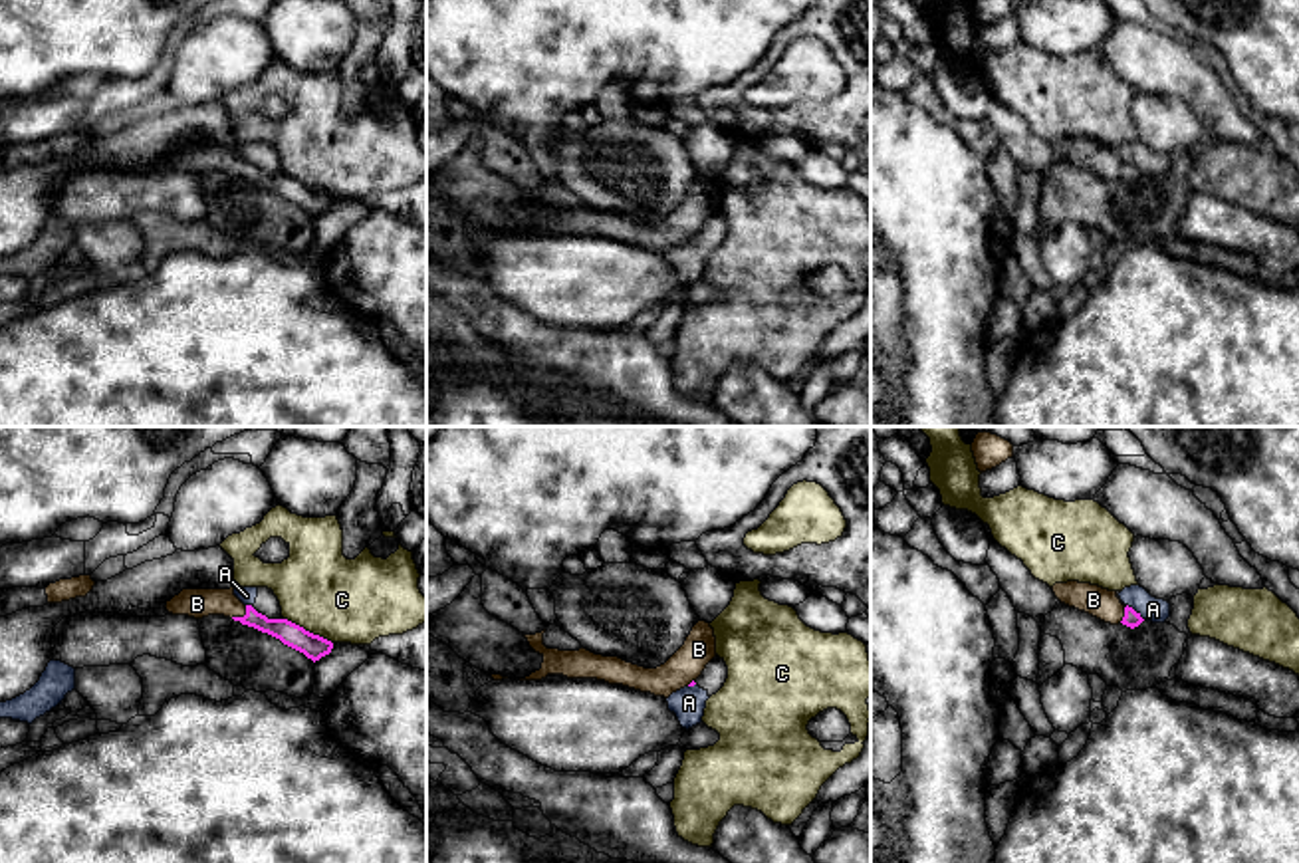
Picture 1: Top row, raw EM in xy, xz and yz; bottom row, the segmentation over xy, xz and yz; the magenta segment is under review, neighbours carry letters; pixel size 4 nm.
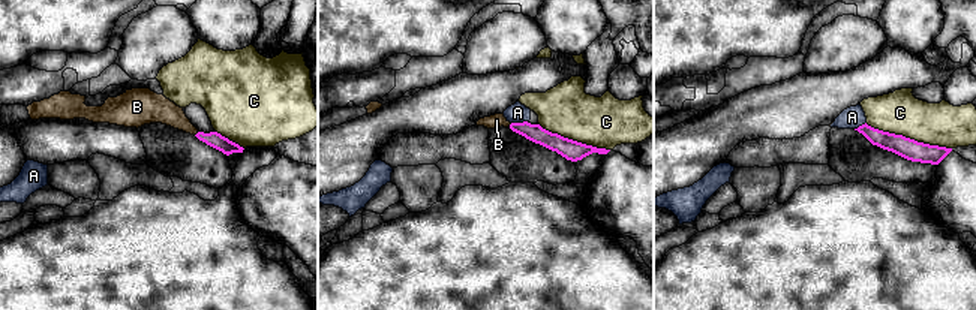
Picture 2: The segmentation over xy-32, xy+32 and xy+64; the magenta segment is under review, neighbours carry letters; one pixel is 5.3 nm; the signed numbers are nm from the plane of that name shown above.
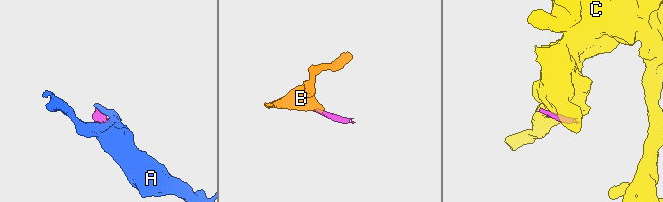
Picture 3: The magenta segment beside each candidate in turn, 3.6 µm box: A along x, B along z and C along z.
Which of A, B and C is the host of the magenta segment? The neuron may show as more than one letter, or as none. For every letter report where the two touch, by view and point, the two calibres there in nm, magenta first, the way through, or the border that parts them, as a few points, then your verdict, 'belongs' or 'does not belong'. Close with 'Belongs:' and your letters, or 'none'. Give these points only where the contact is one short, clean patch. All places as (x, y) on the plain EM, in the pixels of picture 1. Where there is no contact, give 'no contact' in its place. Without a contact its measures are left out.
A: contact yz (1135, 167); calibres 70 and 100 nm; border yz (1127, 159), (1143, 175); does not belong
B: contact xy (240, 173); calibres 90 and 120 nm; way xy (290, 189), (252, 173), (240, 173), (227, 159), (197, 159); belongs
C: contact xy (308, 187); calibres 100 and 340 nm; does not belong
Belongs: B

